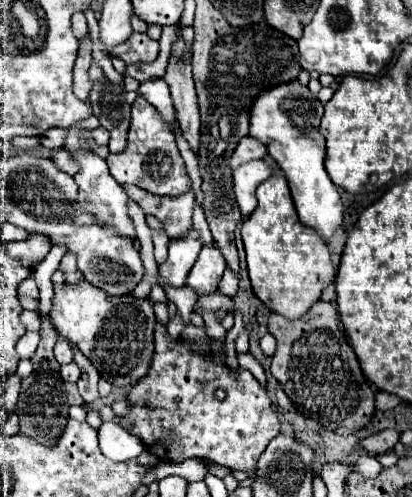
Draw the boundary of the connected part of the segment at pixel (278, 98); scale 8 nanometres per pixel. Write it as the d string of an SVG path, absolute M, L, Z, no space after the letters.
M295 79L287 85L275 85L275 89L267 89L267 93L255 97L255 105L251 105L249 135L261 141L267 147L269 157L273 157L285 171L301 223L313 227L327 241L343 223L343 205L339 191L323 165L325 145L319 135L321 117L321 101Z

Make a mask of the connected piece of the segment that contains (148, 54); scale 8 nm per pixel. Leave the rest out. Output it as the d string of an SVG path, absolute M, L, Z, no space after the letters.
M133 33L123 45L115 45L115 49L111 49L111 57L123 59L127 65L151 63L157 59L157 53L159 43L143 33Z

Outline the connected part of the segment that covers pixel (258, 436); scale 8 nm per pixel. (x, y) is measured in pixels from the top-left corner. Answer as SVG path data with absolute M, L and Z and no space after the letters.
M155 325L155 355L147 377L139 381L129 393L129 413L121 417L121 425L131 425L129 433L139 437L149 453L161 461L185 461L185 459L207 459L209 463L223 465L231 471L239 469L247 475L255 473L255 465L261 453L267 449L271 439L281 431L277 413L271 409L267 391L247 369L229 369L213 357L213 353L203 353L197 345L169 343L171 337L167 327Z

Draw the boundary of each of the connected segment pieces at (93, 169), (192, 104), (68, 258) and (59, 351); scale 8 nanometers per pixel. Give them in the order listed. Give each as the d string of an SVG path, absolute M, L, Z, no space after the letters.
M81 131L77 135L73 133L67 133L67 139L65 139L65 145L69 147L69 151L77 157L77 163L79 163L79 173L75 175L75 183L79 185L79 209L85 209L85 211L91 211L95 213L99 225L103 227L113 227L115 231L123 233L123 235L129 235L129 237L135 237L135 227L133 227L133 221L129 219L127 215L127 193L123 191L123 187L111 177L109 169L105 159L93 155L93 153L87 153L87 151L81 151L81 145L83 145L83 135L87 131Z
M177 23L177 41L171 47L171 59L165 73L165 81L171 89L171 97L177 109L177 119L181 123L183 135L189 145L197 151L199 149L199 107L197 95L191 75L191 53L181 37L181 23Z
M65 255L65 257L61 259L59 271L63 271L63 275L65 275L65 283L67 283L67 285L75 285L75 283L79 283L79 279L75 277L75 255Z
M57 341L57 345L55 345L55 359L61 365L73 361L73 351L71 351L71 345L67 341Z

